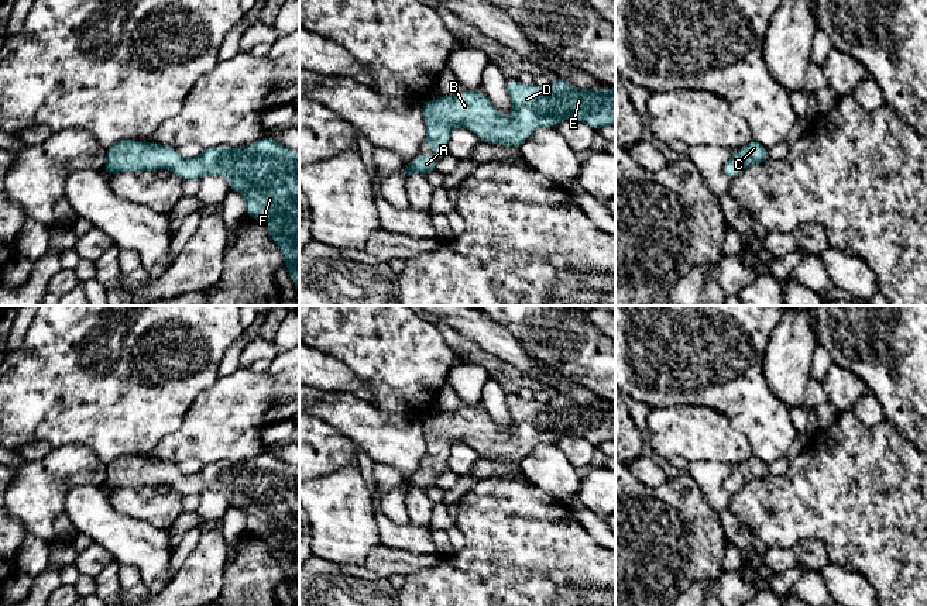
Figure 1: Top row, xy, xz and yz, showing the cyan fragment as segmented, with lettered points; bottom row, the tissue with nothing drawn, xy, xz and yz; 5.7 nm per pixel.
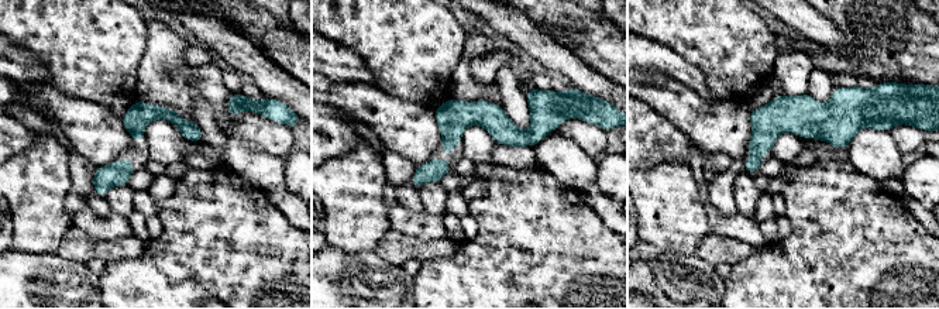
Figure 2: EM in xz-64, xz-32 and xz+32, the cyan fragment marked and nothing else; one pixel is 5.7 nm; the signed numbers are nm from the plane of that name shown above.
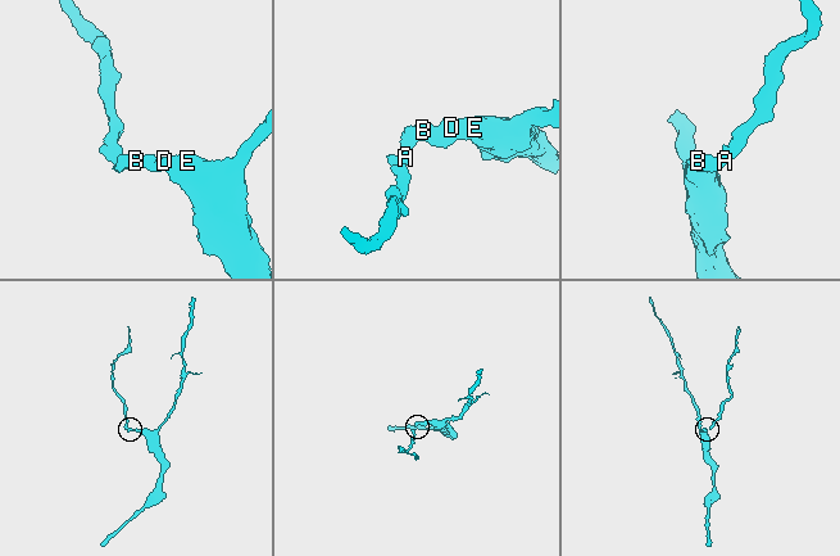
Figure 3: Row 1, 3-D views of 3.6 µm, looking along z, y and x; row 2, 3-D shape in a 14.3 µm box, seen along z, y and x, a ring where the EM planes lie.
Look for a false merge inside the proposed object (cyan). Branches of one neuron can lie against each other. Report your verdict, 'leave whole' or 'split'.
leave whole

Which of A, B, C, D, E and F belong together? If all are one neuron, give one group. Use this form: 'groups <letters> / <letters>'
groups A B C D E F

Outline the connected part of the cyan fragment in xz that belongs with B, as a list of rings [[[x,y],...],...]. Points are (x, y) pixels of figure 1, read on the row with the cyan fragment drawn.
[[[556,79],[549,87],[525,85],[518,80],[508,80],[507,90],[512,101],[512,114],[501,116],[491,100],[477,90],[466,90],[459,96],[442,96],[422,103],[422,117],[426,125],[429,151],[442,151],[450,140],[456,127],[466,127],[481,137],[481,141],[519,147],[533,130],[555,127],[563,120],[576,120],[600,130],[605,125],[615,125],[615,87],[608,92],[600,89],[578,89],[562,79]]]

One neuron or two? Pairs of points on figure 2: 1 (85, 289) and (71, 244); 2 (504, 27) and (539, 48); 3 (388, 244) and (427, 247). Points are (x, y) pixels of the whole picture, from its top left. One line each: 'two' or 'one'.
1: two
2: one
3: one

